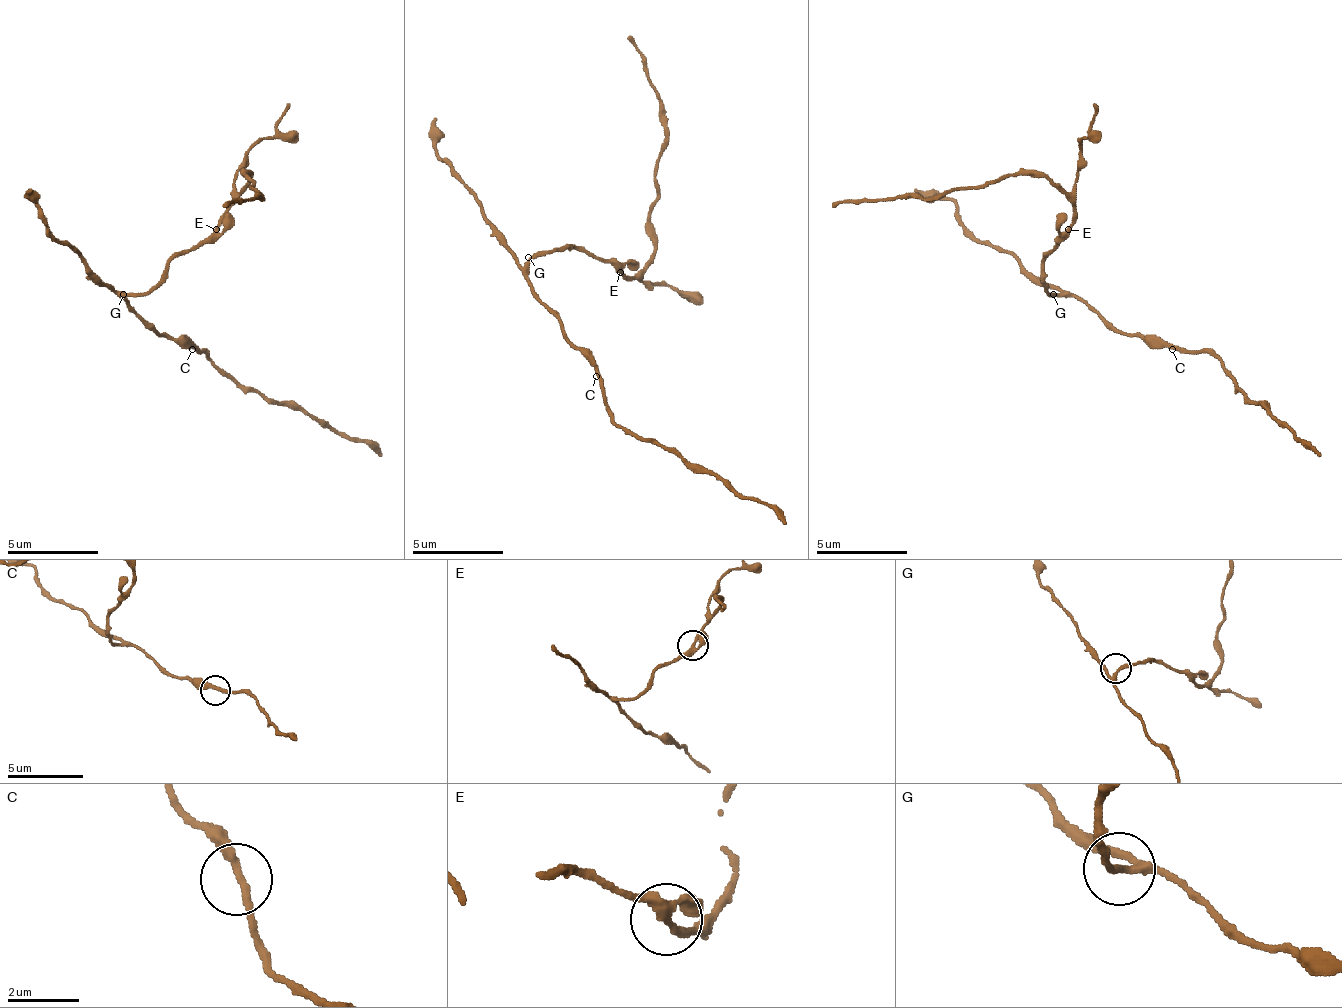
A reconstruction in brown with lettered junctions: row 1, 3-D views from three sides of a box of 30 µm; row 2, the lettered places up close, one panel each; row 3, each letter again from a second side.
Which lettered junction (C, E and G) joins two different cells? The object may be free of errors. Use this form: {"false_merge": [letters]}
{"false_merge": ["E"]}

